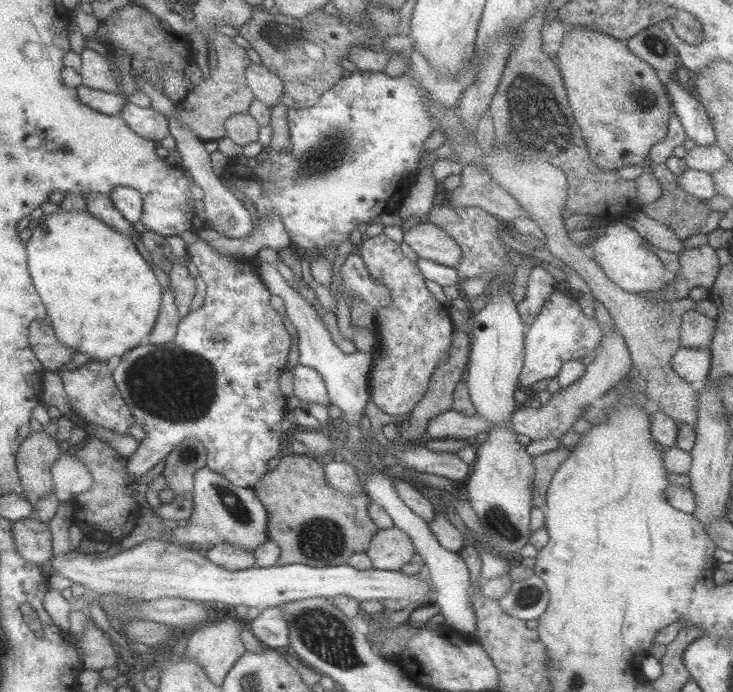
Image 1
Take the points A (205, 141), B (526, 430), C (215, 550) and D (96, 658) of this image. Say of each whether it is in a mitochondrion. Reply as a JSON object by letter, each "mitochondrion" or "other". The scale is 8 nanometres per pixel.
{"A":"other","B":"other","C":"other","D":"other"}

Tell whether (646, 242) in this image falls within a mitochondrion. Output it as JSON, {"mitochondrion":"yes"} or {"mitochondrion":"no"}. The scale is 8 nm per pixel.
{"mitochondrion":"no"}

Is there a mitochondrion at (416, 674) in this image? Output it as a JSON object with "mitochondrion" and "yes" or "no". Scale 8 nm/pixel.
{"mitochondrion":"no"}

